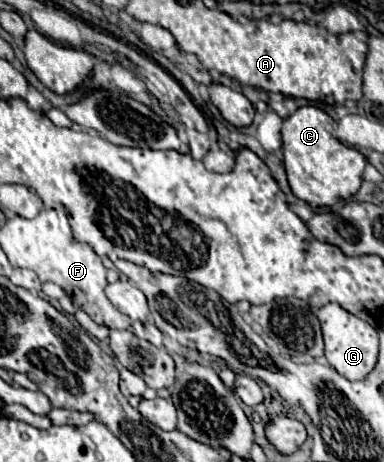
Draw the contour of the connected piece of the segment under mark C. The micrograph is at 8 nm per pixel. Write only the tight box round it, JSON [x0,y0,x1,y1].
[282,105,366,207]

